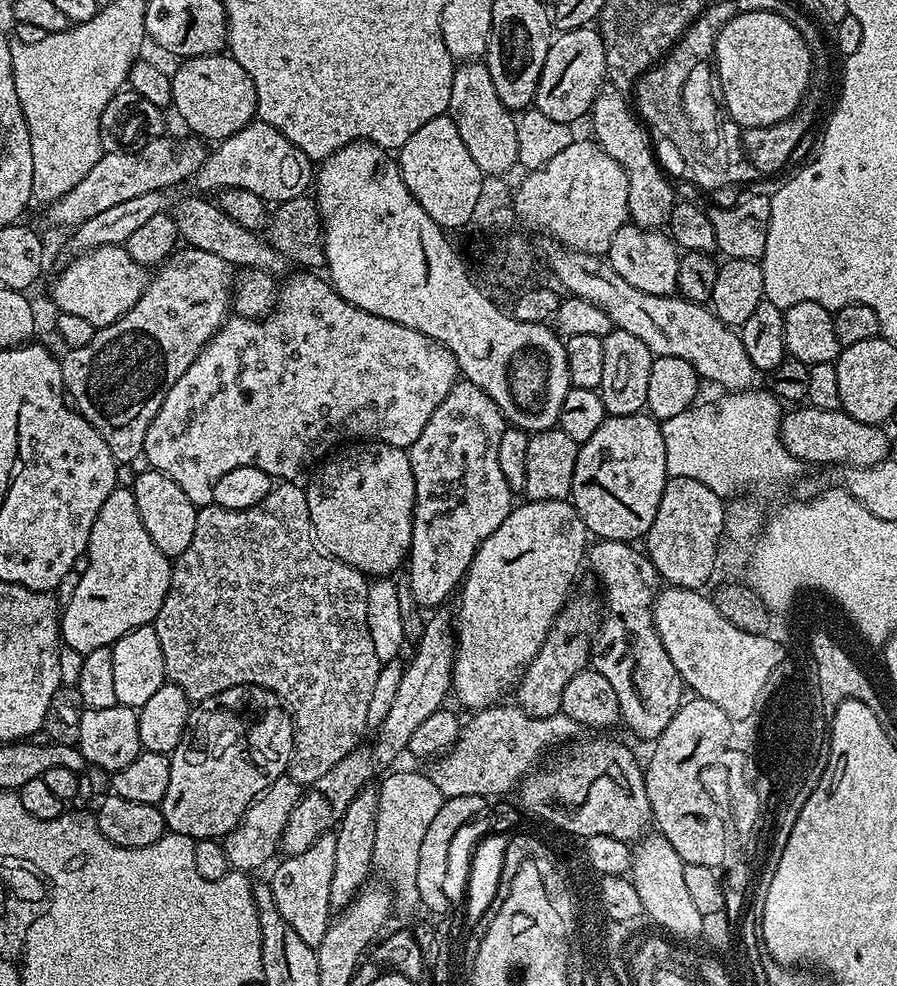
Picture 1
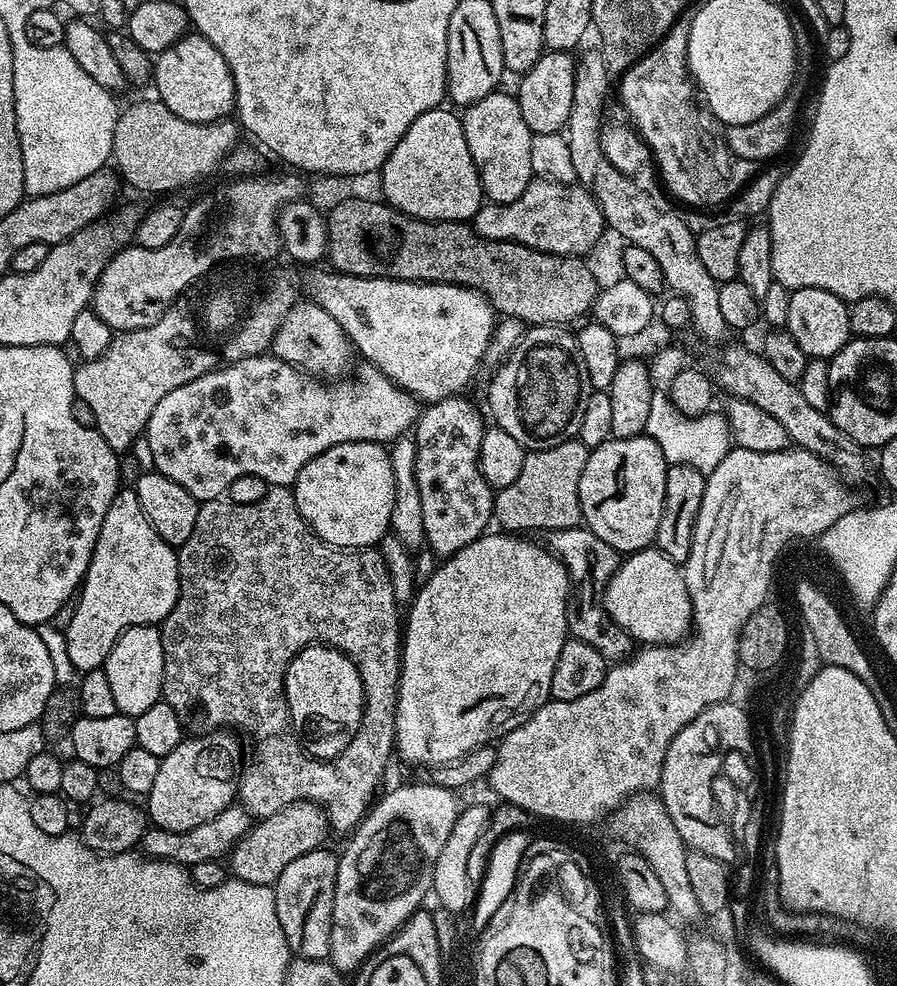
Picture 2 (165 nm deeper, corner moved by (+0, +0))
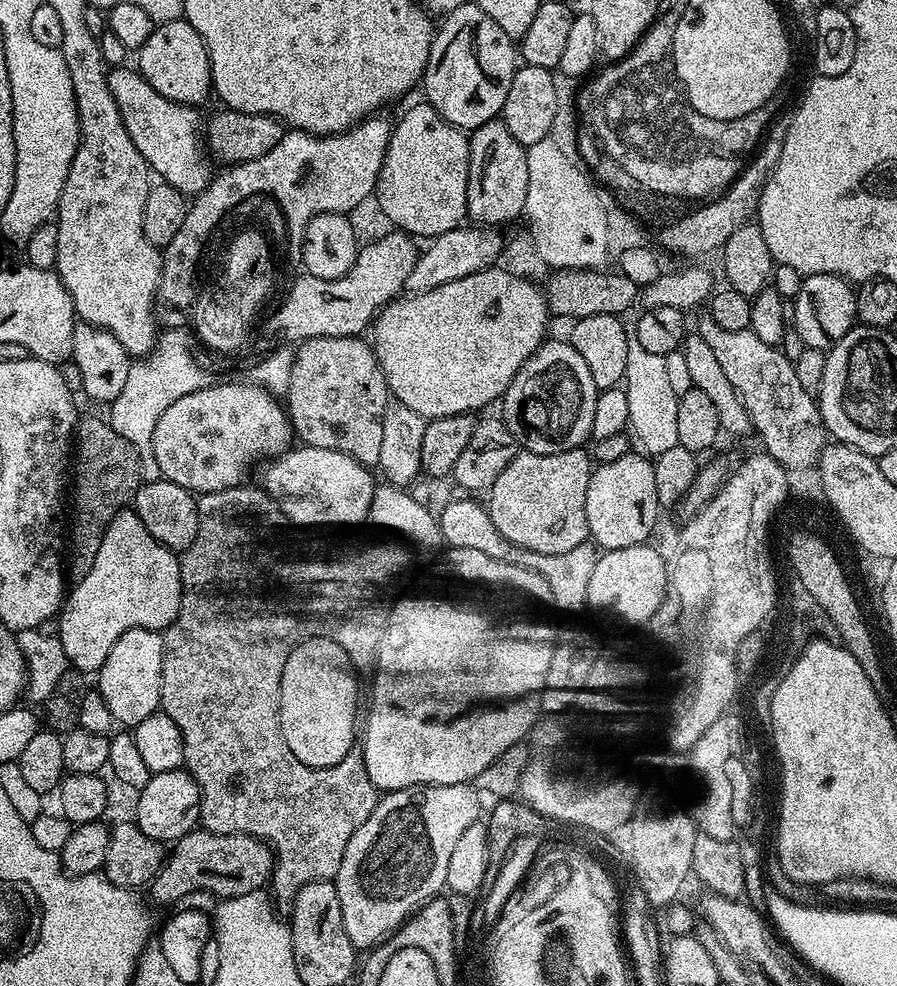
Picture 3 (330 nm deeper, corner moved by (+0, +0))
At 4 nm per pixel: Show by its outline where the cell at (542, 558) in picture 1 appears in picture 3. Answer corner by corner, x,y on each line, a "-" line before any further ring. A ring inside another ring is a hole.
448,548
435,564
436,585
433,586
432,592
420,592
417,596
408,596
405,600
400,598
393,603
392,613
388,615
386,634
378,650
374,675
371,677
372,713
369,714
368,721
365,724
363,721
362,724
362,755
371,781
381,793
414,788
422,784
450,786
475,781
476,776
482,774
482,770
486,770
486,766
490,766
494,758
498,758
498,754
506,754
510,746
521,743
533,731
538,720
537,709
527,708
520,700
526,699
527,696
535,697
543,692
546,670
550,670
550,658
554,658
558,628
552,625
552,595
550,586
546,578
542,578
542,574
522,566
510,566
510,562
497,562
495,558
481,554
479,550
465,548

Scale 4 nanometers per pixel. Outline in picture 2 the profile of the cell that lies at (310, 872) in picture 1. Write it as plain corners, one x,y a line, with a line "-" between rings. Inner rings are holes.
321,846
294,858
274,885
274,906
278,906
278,922
282,922
282,934
286,934
288,949
293,957
302,960
328,960
330,954
330,926
334,914
334,886
340,865
337,853
327,852

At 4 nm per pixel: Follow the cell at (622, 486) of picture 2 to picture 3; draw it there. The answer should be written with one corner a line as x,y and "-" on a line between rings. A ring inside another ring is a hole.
629,454
615,462
596,464
586,490
586,522
589,537
601,549
638,546
649,539
648,535
656,528
656,519
662,515
658,502
658,486
654,486
654,463
647,455

